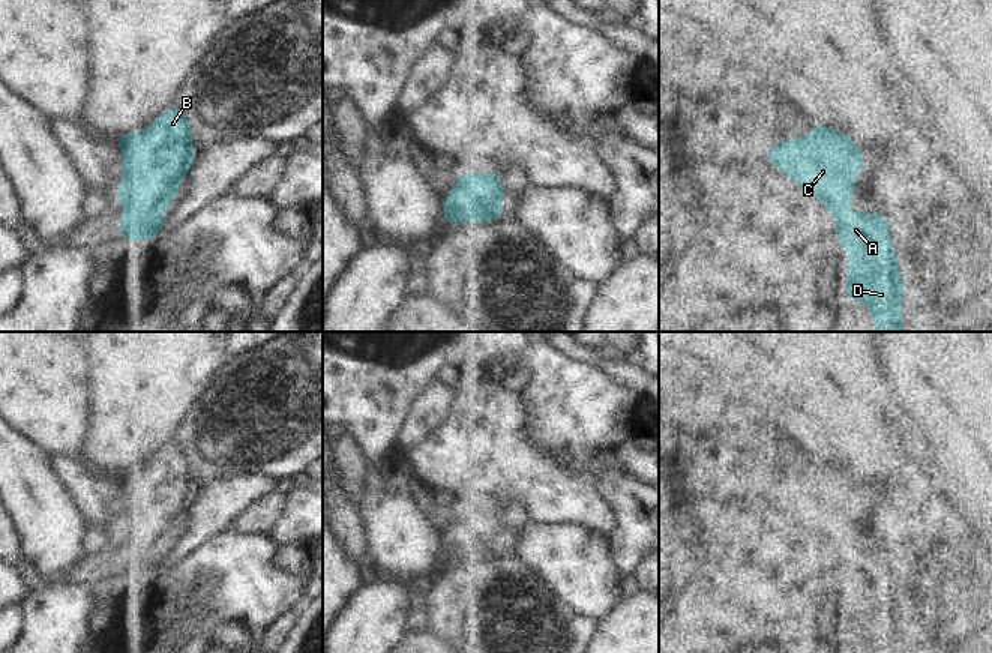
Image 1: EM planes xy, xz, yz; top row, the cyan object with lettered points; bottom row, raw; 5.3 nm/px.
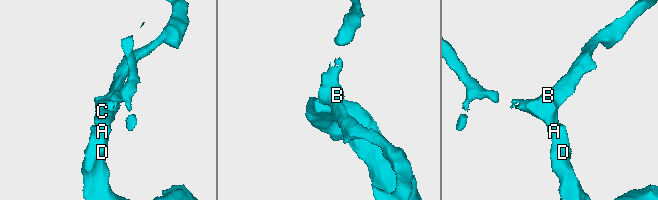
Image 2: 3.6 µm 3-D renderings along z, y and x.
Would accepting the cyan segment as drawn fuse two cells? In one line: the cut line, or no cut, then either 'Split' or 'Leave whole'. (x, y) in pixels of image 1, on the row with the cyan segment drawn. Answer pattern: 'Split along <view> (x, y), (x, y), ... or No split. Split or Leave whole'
No split. Leave whole

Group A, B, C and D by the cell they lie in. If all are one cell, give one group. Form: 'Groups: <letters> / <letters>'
Groups: A B C D

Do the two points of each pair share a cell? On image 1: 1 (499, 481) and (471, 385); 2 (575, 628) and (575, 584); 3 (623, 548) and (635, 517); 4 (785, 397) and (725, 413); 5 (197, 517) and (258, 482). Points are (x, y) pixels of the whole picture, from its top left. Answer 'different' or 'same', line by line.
1: same
2: different
3: same
4: different
5: same

